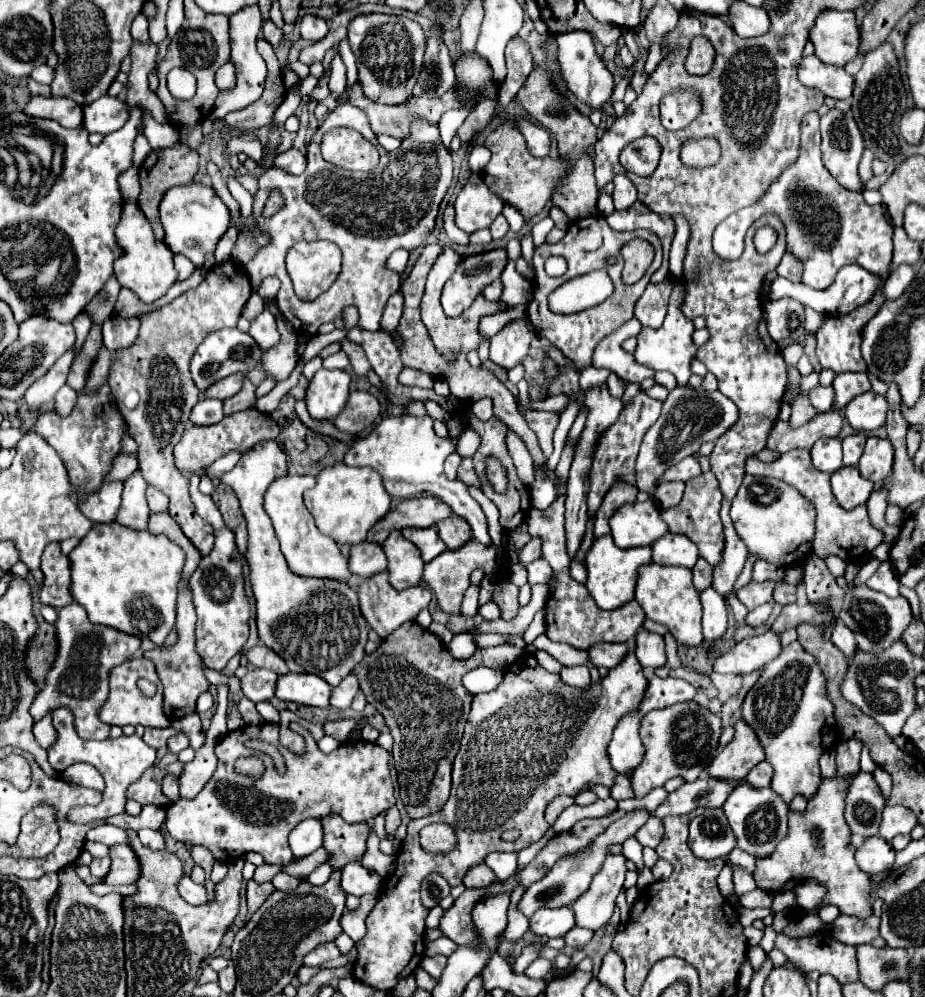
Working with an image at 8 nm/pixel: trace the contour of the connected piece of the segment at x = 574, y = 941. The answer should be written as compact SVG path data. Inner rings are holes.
M572 927L572 931L568 931L568 935L564 935L566 939L566 945L575 949L581 948L583 943L587 943L592 939L592 931L588 929L580 929L580 927Z

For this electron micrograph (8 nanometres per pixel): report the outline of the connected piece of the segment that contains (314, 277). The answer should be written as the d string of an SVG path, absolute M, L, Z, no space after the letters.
M300 241L286 257L286 269L300 299L312 301L338 277L342 265L340 249L328 241Z

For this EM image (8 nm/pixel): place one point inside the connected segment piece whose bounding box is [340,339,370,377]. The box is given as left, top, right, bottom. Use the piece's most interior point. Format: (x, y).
(355, 353)

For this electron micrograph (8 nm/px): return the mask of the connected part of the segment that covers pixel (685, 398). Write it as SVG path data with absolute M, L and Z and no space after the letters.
M678 385L674 391L670 391L668 399L664 401L662 415L658 417L658 421L644 435L638 461L636 461L638 489L646 491L652 499L656 491L654 483L668 467L676 465L684 457L698 453L702 443L706 441L714 443L736 421L738 421L736 405L720 391L704 391L704 389L692 389L688 385L684 387Z

